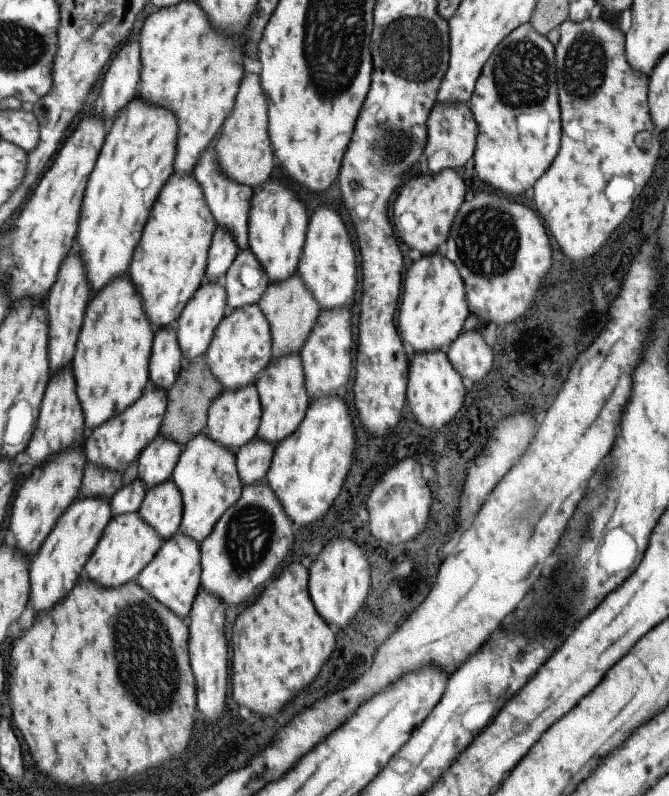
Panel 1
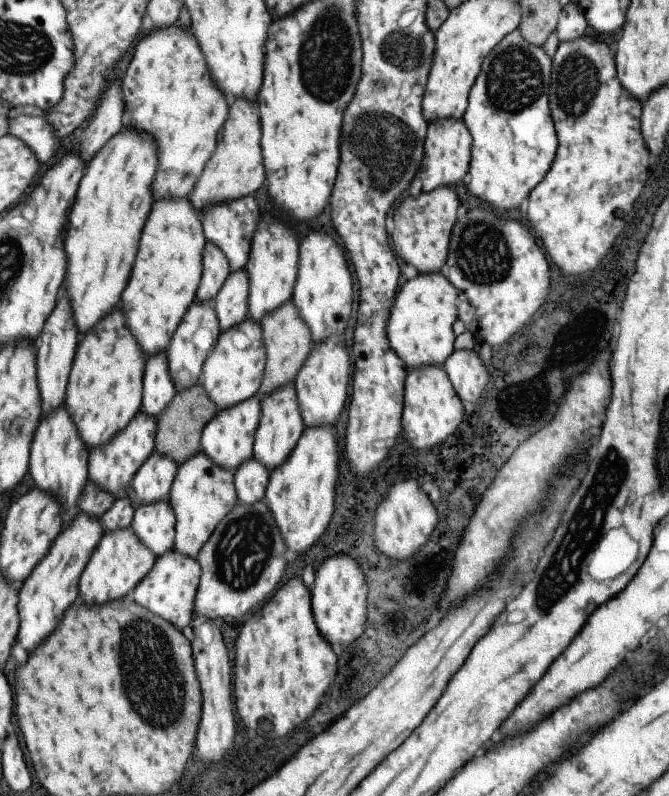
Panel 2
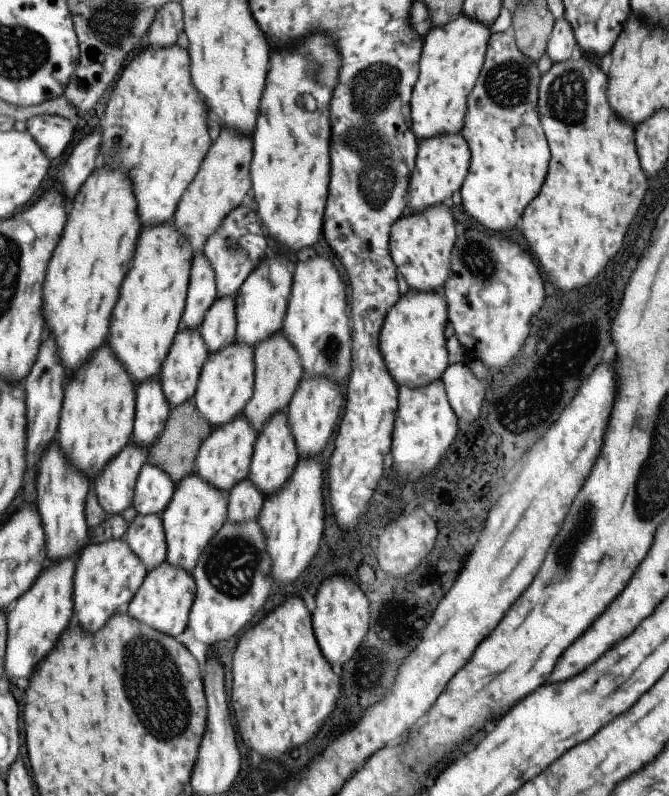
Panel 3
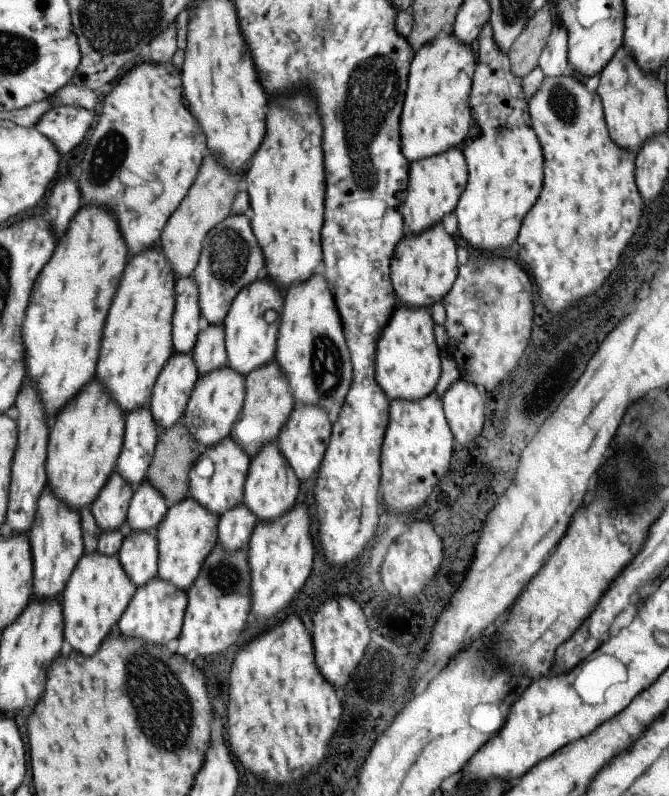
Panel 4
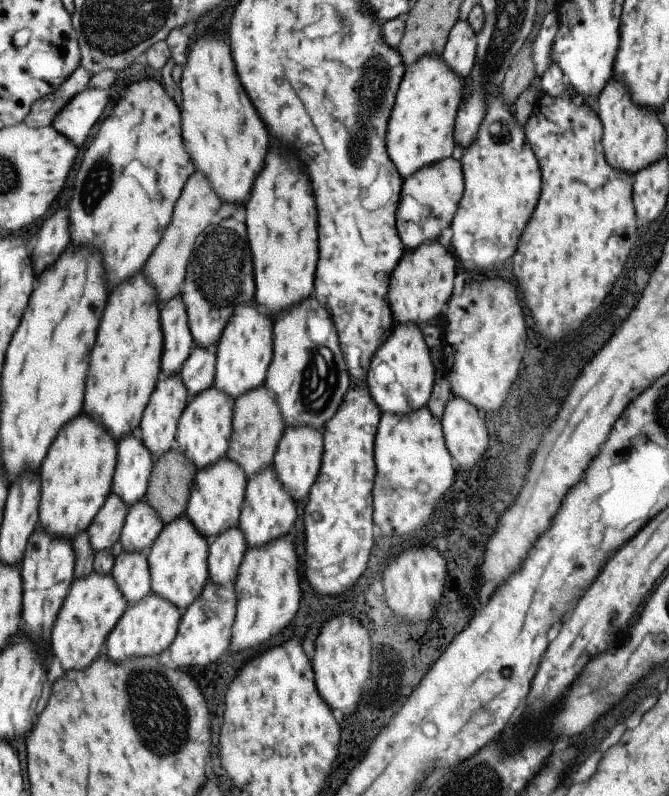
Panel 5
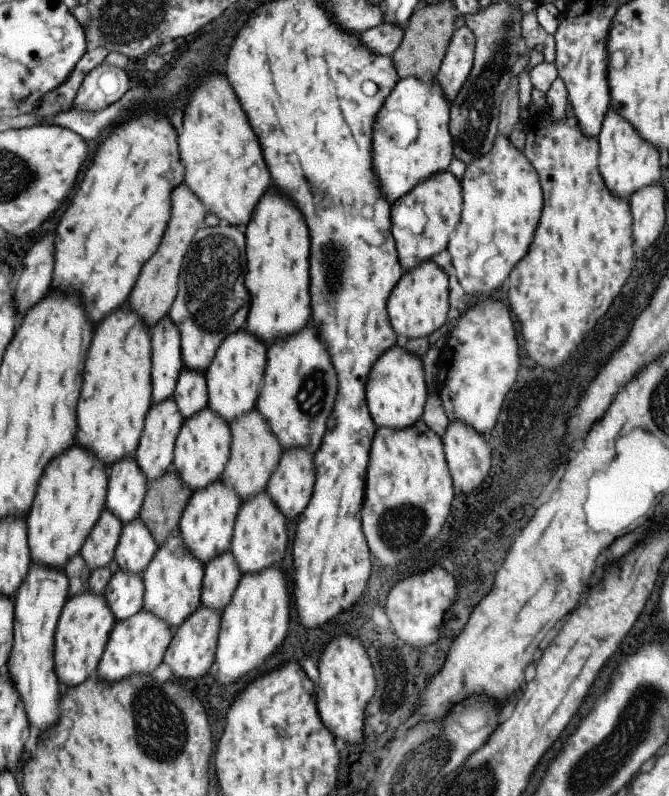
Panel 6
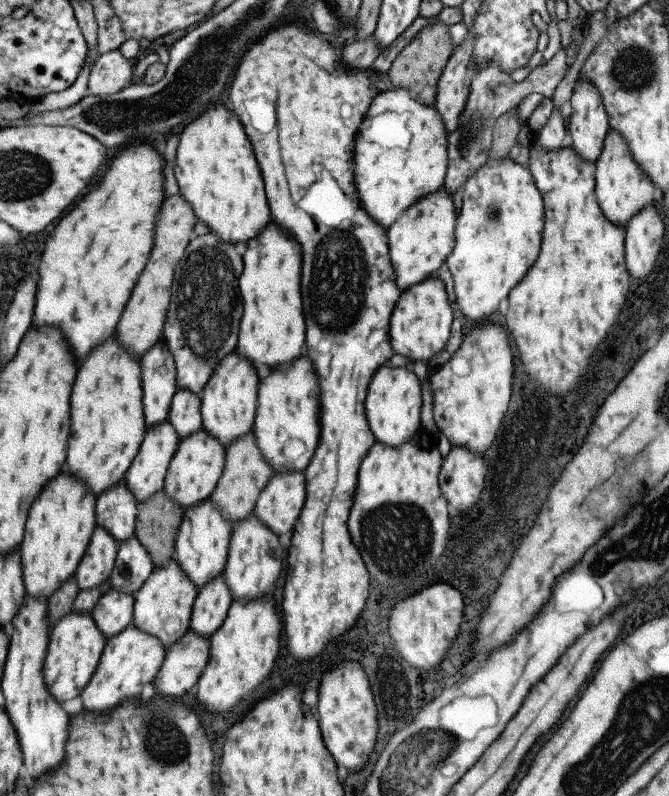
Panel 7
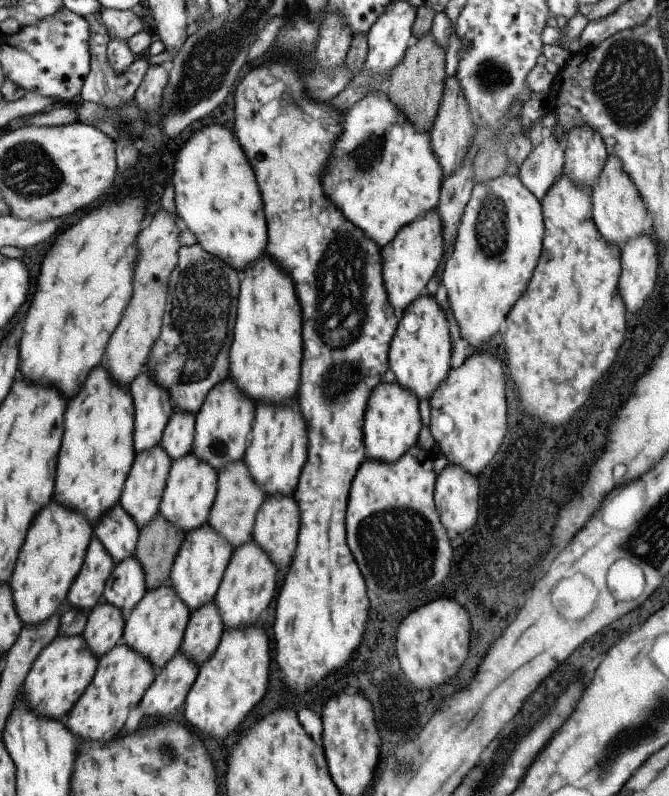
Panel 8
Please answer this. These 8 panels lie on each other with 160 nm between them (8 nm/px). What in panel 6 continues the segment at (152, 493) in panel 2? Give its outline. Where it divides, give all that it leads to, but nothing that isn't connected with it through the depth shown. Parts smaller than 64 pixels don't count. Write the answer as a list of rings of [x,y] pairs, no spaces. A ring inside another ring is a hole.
[[[137,516],[120,528],[114,559],[119,569],[141,575],[156,547],[146,524]]]

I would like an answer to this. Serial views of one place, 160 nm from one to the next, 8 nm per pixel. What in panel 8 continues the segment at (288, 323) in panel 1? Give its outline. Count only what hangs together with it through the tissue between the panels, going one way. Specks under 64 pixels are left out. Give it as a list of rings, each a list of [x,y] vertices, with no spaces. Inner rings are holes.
[[[244,460],[227,463],[216,472],[216,493],[207,517],[208,525],[219,533],[232,550],[252,538],[254,518],[265,497],[264,490],[251,478]]]

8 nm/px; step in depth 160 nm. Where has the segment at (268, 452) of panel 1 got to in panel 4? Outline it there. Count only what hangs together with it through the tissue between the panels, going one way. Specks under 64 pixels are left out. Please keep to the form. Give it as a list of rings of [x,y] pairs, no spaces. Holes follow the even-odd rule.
[[[243,502],[223,511],[218,518],[217,543],[228,551],[247,546],[256,516]]]

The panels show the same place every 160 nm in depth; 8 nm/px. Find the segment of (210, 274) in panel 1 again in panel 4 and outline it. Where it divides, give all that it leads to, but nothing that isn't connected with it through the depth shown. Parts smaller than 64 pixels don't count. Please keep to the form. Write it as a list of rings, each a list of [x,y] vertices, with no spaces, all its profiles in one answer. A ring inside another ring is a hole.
[[[179,277],[174,282],[174,311],[171,319],[173,353],[191,353],[203,322],[198,307],[198,288],[189,277]]]

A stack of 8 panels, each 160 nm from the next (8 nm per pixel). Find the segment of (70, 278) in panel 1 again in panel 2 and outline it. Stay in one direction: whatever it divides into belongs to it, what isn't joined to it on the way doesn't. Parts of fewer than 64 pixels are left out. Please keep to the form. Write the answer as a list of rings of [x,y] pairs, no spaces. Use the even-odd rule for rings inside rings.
[[[61,290],[53,310],[47,315],[41,330],[38,332],[35,346],[36,379],[43,414],[48,415],[64,402],[75,344],[77,344],[77,330],[75,330],[75,324],[73,324],[71,306],[69,306],[69,300],[65,298],[65,294]]]

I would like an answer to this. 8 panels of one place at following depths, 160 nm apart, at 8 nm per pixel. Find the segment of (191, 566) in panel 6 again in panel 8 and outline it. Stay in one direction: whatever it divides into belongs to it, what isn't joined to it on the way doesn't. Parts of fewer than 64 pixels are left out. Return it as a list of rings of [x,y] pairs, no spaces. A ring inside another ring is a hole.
[[[170,584],[147,589],[142,599],[125,615],[121,642],[142,654],[155,670],[161,670],[162,666],[180,650],[189,613],[190,610]]]

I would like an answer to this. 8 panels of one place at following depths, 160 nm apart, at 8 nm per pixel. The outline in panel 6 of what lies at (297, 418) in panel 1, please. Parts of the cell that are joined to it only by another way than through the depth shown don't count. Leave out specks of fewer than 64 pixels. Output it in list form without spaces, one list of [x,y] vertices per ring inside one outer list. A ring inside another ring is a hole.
[[[265,490],[256,492],[256,495],[240,503],[238,513],[234,518],[229,548],[240,574],[259,572],[265,567],[271,567],[273,562],[279,562],[286,542],[285,517]]]

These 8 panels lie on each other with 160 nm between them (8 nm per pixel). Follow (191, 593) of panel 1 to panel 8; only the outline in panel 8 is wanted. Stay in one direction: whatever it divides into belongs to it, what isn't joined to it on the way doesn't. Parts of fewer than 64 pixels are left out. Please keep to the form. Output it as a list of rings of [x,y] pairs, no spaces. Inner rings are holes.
[[[119,642],[97,658],[91,682],[65,716],[67,728],[85,740],[97,742],[111,740],[113,736],[119,734],[129,708],[140,702],[146,688],[153,682],[156,671],[142,654]]]

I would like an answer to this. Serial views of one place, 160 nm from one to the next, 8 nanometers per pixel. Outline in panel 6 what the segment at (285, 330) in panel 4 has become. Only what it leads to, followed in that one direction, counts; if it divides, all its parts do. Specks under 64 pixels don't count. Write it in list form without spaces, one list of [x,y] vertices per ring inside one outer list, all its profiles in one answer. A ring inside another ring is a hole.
[[[307,320],[305,328],[267,344],[266,363],[255,408],[267,421],[268,429],[277,437],[281,451],[304,448],[315,452],[325,432],[325,422],[333,410],[337,378],[329,362],[325,346],[319,342],[315,326]]]

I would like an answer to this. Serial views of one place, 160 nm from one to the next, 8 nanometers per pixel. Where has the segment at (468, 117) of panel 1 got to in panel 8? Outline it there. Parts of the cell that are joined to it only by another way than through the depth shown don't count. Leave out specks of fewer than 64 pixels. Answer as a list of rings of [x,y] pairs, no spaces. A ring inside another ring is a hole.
[[[435,209],[404,224],[394,238],[380,248],[384,289],[396,313],[400,314],[413,299],[426,292],[426,284],[434,276],[443,254],[442,222]]]

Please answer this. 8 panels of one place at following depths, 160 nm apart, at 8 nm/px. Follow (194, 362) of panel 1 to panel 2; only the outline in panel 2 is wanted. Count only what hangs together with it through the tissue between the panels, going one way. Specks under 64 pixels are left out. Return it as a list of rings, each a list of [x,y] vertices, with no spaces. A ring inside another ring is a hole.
[[[200,382],[192,384],[189,388],[177,389],[165,408],[156,416],[153,452],[167,454],[177,465],[181,464],[187,457],[199,452],[202,428],[216,411],[215,403]]]

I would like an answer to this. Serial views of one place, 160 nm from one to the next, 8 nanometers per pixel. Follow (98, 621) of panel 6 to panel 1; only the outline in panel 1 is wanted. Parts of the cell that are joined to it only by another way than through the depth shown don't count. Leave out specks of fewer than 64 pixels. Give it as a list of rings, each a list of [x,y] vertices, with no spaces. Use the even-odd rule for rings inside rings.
[[[138,511],[113,515],[104,526],[101,536],[84,564],[83,574],[89,580],[113,588],[125,584],[139,574],[139,571],[147,564],[153,555],[159,550],[162,538],[147,524]]]

